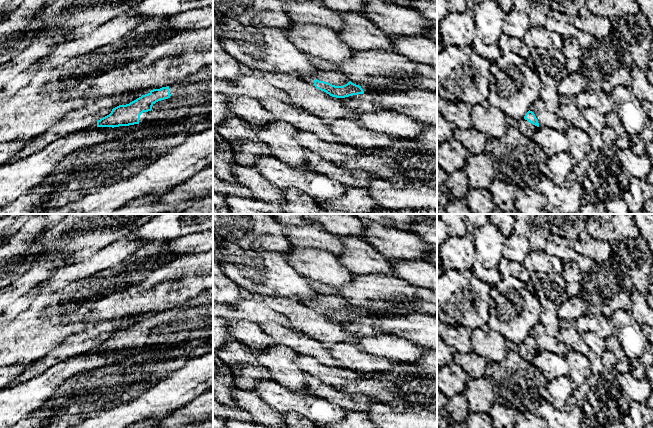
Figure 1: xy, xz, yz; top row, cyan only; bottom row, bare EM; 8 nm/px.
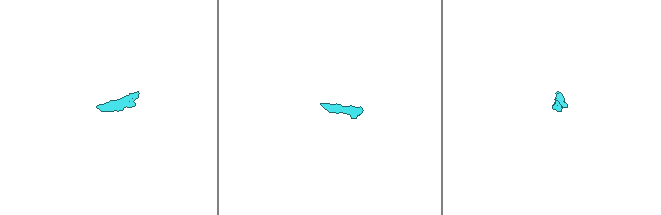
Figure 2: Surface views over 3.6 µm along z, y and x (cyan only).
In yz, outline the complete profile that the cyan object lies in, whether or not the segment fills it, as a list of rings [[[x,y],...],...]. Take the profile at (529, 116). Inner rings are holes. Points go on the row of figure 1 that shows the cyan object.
[[[528,111],[525,116],[518,121],[518,130],[522,135],[533,139],[534,134],[539,127],[538,120],[532,111]]]

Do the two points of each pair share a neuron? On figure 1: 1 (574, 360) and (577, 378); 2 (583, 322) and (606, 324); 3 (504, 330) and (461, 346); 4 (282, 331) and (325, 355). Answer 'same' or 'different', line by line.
1: same
2: same
3: different
4: same

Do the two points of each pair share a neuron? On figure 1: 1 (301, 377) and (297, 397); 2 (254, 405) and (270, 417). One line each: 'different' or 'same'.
1: different
2: same

